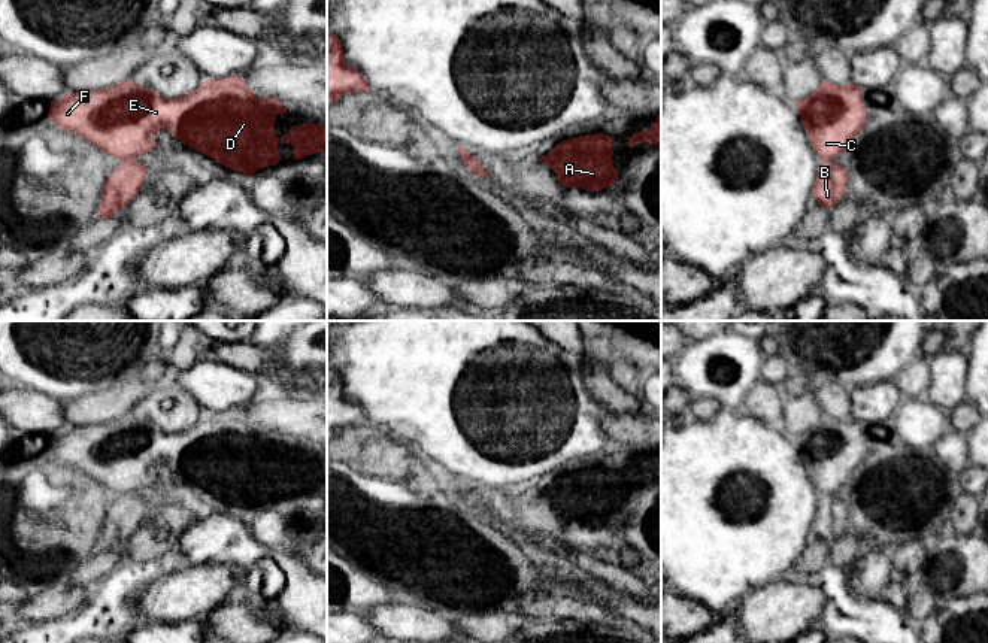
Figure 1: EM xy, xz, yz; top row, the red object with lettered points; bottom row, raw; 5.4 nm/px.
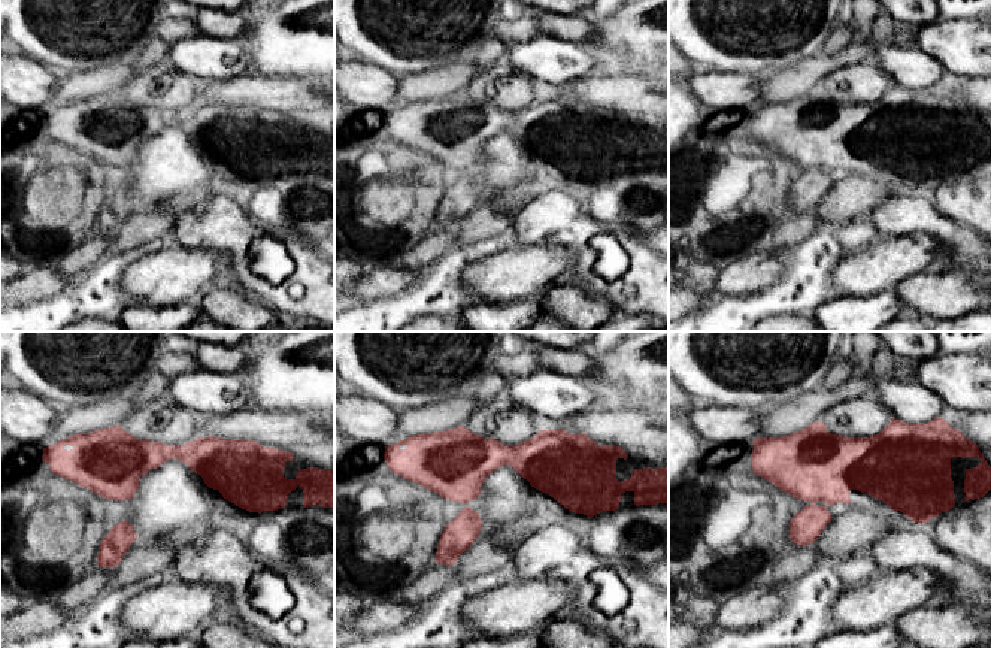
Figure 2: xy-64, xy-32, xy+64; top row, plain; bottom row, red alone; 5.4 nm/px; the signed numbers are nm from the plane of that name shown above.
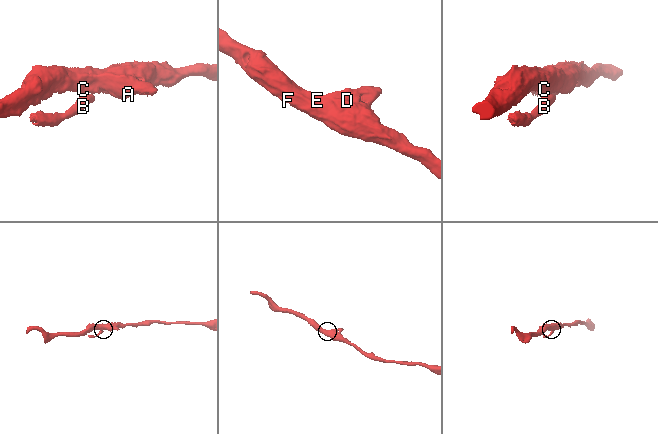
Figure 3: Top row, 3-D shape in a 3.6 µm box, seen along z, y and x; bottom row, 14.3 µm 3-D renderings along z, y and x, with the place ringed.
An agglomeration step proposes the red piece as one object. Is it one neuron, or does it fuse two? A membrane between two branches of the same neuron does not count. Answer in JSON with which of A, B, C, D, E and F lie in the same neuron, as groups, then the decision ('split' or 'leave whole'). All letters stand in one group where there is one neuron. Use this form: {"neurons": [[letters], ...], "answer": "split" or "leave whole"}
{"neurons": [["A", "C", "D", "E", "F"], ["B"]], "answer": "split"}

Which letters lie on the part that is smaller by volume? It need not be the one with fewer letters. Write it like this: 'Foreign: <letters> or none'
Foreign: B

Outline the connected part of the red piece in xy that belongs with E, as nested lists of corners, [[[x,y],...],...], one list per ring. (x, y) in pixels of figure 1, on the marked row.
[[[233,75],[207,79],[196,91],[176,98],[161,97],[152,88],[143,88],[131,81],[110,88],[67,92],[58,101],[51,100],[48,116],[57,127],[81,136],[122,161],[151,152],[157,146],[154,136],[167,128],[184,145],[251,178],[257,170],[279,163],[279,140],[293,145],[296,161],[327,148],[325,128],[321,124],[293,125],[288,134],[278,139],[275,134],[278,113],[288,113],[279,98],[257,97],[239,75]]]

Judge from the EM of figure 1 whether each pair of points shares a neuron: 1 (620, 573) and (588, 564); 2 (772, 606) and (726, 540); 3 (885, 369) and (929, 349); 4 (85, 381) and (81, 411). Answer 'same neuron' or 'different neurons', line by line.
1: same neuron
2: different neurons
3: different neurons
4: different neurons

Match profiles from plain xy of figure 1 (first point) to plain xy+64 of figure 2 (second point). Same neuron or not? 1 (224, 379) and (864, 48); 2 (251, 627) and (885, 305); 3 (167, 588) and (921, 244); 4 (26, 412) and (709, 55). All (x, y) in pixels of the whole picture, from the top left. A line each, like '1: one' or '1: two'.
1: two
2: two
3: one
4: two

